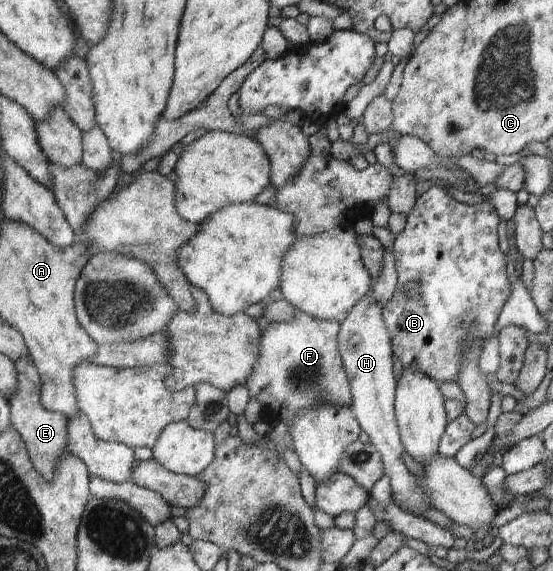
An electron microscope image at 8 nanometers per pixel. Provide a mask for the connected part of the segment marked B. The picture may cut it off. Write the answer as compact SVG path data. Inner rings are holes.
M437 185L426 190L426 192L417 199L411 212L407 214L405 229L395 238L392 249L397 268L397 290L395 295L383 306L381 310L391 340L393 353L398 356L400 362L403 364L403 368L414 367L417 371L423 372L426 376L433 378L438 384L448 382L448 380L455 381L456 377L459 375L460 363L463 363L461 360L463 350L470 343L479 341L480 337L484 340L488 340L492 337L494 325L496 324L500 311L508 300L511 291L509 278L506 278L506 258L502 253L502 250L498 247L497 228L500 221L501 220L499 219L496 210L489 202L484 201L483 203L476 205L460 203L448 194L448 192L446 193L446 190ZM409 282L417 282L420 285L420 298L417 298L416 300L406 298L405 286Z

